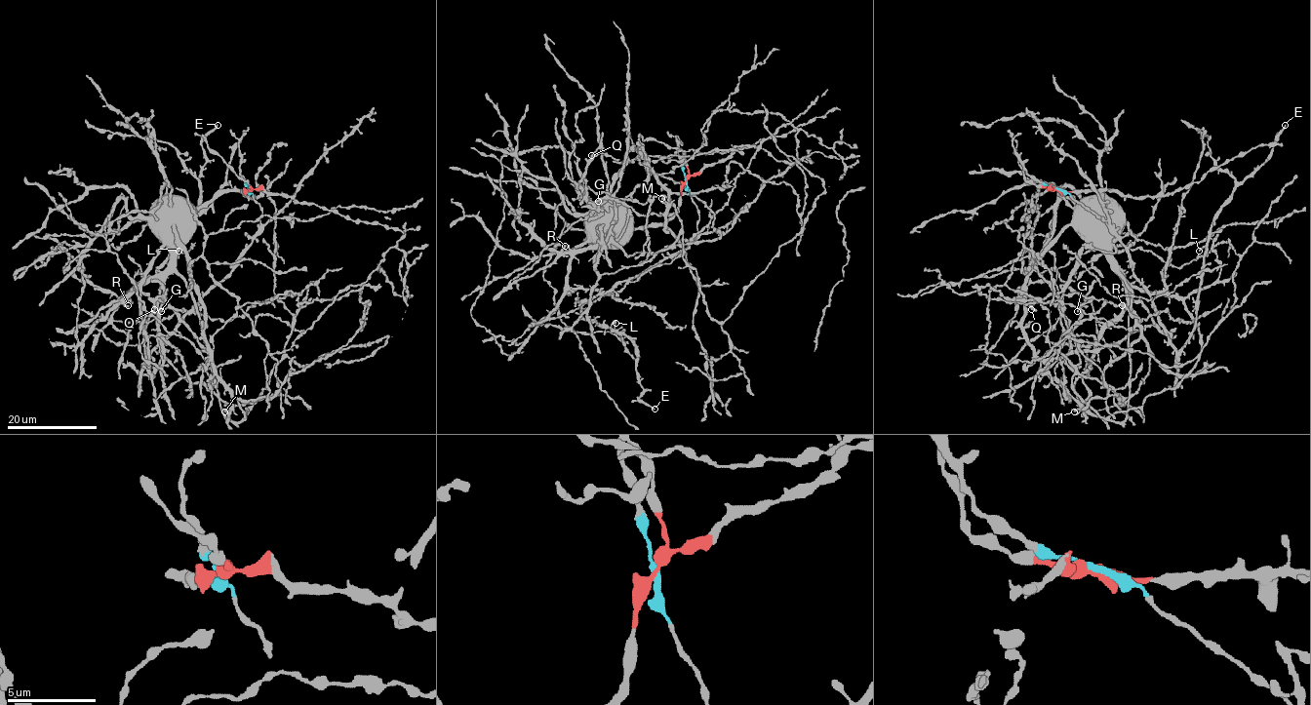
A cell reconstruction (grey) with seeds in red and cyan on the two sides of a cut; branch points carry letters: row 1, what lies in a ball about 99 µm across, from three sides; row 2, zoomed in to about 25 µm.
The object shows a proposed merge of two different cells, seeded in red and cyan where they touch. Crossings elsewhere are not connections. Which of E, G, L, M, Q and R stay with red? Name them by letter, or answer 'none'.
G, M, Q, R

